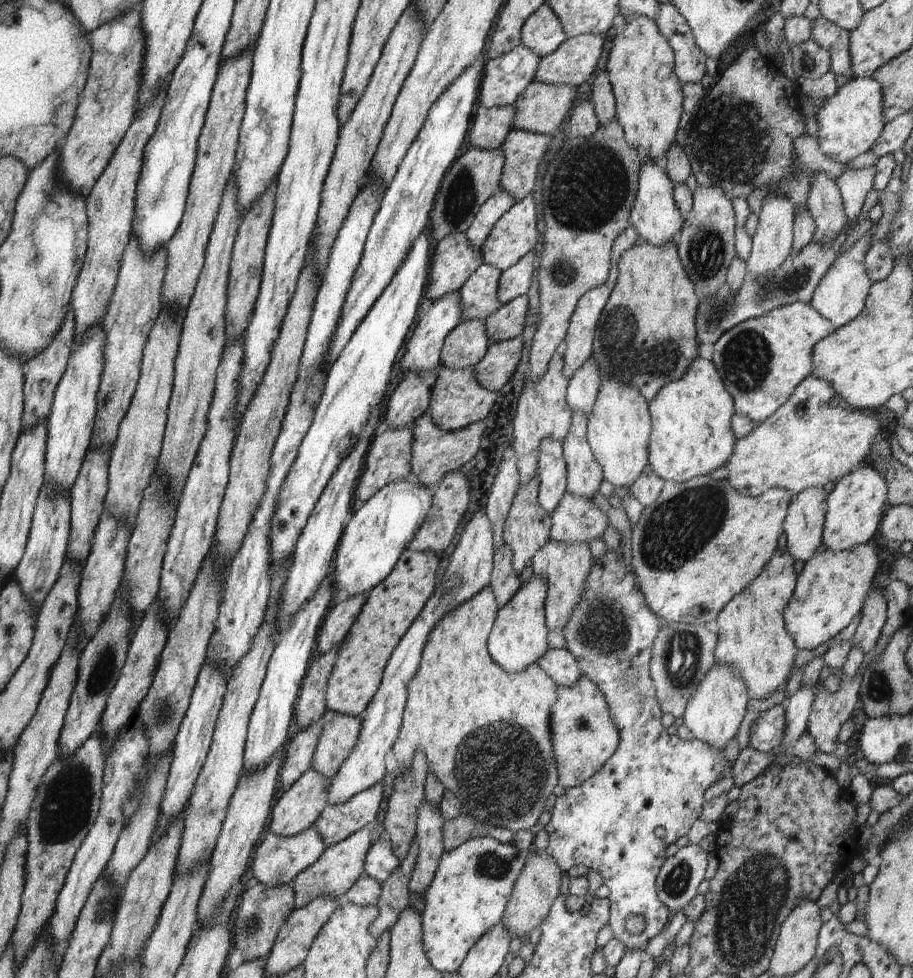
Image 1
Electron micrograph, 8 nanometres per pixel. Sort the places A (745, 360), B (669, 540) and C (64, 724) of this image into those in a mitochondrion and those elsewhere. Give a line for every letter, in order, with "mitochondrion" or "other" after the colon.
A: mitochondrion
B: mitochondrion
C: other

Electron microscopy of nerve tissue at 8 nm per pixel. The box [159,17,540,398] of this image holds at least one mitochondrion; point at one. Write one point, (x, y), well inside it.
(458, 204)

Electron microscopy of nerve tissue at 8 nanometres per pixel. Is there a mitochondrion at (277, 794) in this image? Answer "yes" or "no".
no

